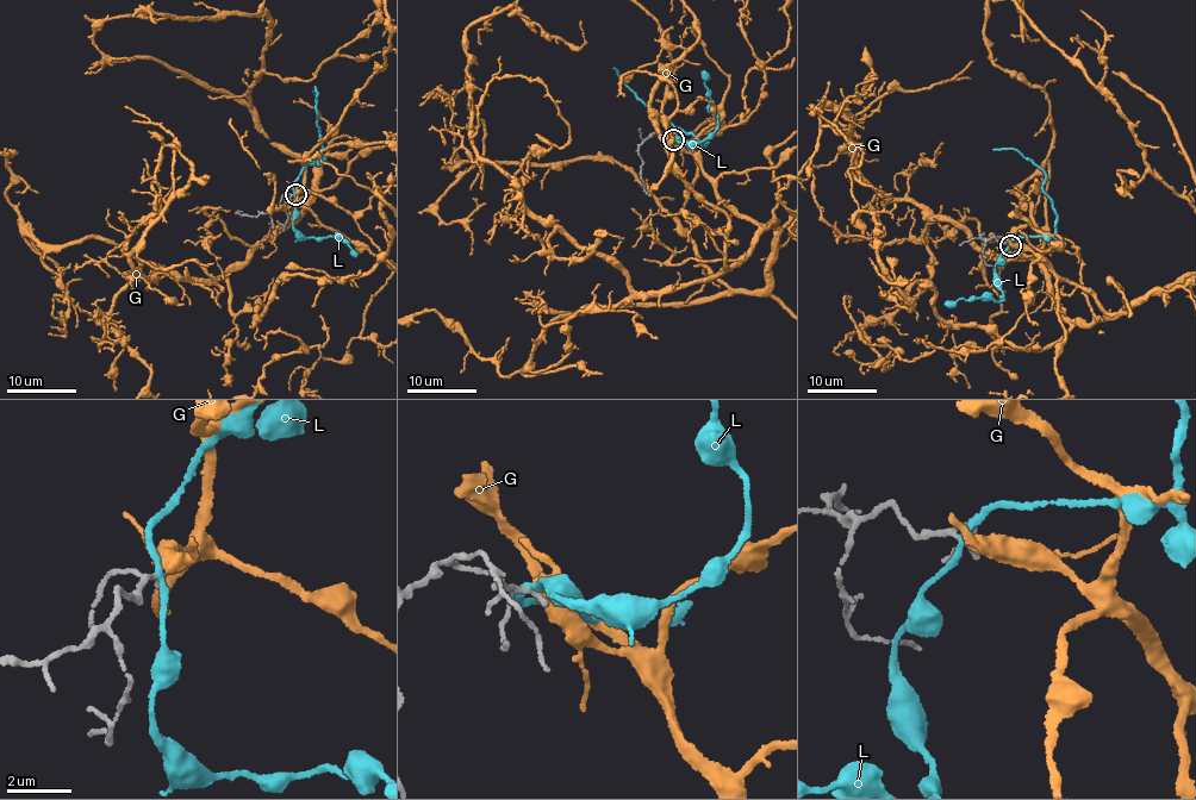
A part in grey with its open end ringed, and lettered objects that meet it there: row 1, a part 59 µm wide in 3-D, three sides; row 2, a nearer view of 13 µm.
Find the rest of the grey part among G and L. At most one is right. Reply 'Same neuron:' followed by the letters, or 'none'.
Same neuron: G

